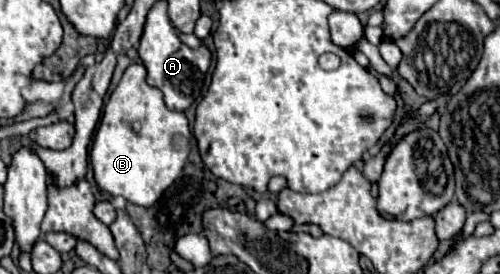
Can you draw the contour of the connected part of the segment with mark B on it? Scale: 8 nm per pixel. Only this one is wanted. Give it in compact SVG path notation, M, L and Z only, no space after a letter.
M131 64L109 102L91 144L91 166L101 192L123 196L127 202L151 208L161 194L181 176L191 152L189 122L183 112L169 110L163 102L163 92L147 84L143 64Z

